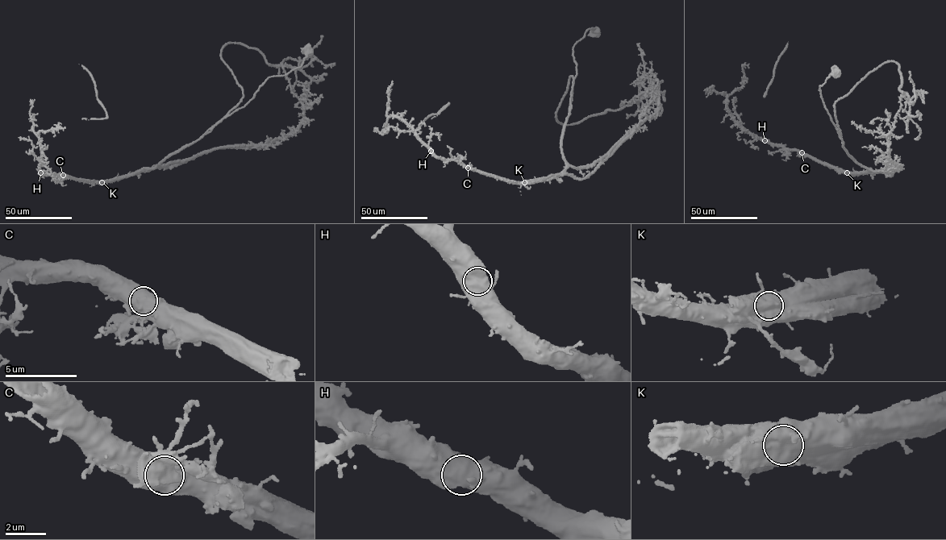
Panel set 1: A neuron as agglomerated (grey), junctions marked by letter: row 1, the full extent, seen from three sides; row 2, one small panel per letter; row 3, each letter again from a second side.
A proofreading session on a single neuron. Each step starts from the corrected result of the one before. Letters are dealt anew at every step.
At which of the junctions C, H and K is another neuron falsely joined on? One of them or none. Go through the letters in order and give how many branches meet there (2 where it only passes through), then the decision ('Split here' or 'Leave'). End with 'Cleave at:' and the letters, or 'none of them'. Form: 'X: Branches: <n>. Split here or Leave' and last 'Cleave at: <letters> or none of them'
C: Branches: 1. Leave
H: Branches: 1. Leave
K: Branches: 1. Split here
Cleave at: K

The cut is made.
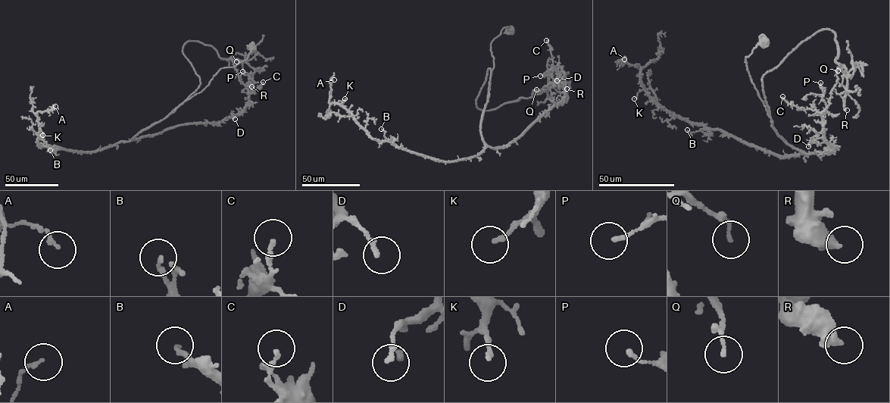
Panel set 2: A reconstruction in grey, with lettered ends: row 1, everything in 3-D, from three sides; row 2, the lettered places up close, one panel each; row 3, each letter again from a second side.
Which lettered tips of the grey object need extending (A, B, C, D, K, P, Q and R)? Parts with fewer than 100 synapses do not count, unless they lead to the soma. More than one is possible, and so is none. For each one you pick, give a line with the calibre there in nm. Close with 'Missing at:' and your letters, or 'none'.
Missing at: none

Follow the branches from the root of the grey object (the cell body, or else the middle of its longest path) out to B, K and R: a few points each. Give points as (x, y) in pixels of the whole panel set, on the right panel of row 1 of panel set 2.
B: (763, 42), (745, 57), (749, 75), (778, 135), (801, 153), (782, 156), (719, 130), (687, 129)
K: (763, 42), (745, 57), (749, 75), (778, 135), (801, 153), (774, 154), (691, 124), (643, 90), (634, 98)
R: (763, 42), (744, 61), (770, 118), (762, 77), (825, 29), (835, 32), (835, 60), (847, 68), (847, 110)

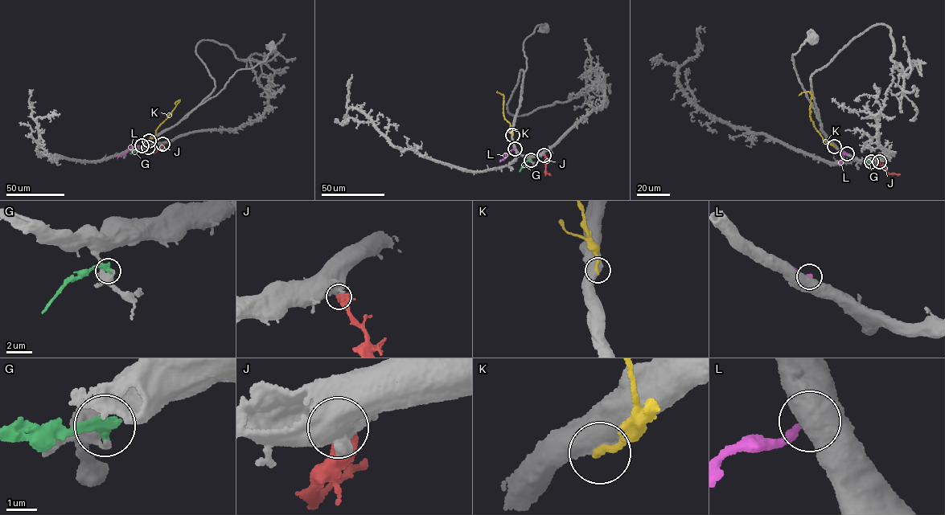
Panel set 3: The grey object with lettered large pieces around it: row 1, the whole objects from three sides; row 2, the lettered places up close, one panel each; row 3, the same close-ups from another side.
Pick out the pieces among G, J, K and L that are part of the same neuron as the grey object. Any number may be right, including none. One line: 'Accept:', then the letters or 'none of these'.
Accept: J

